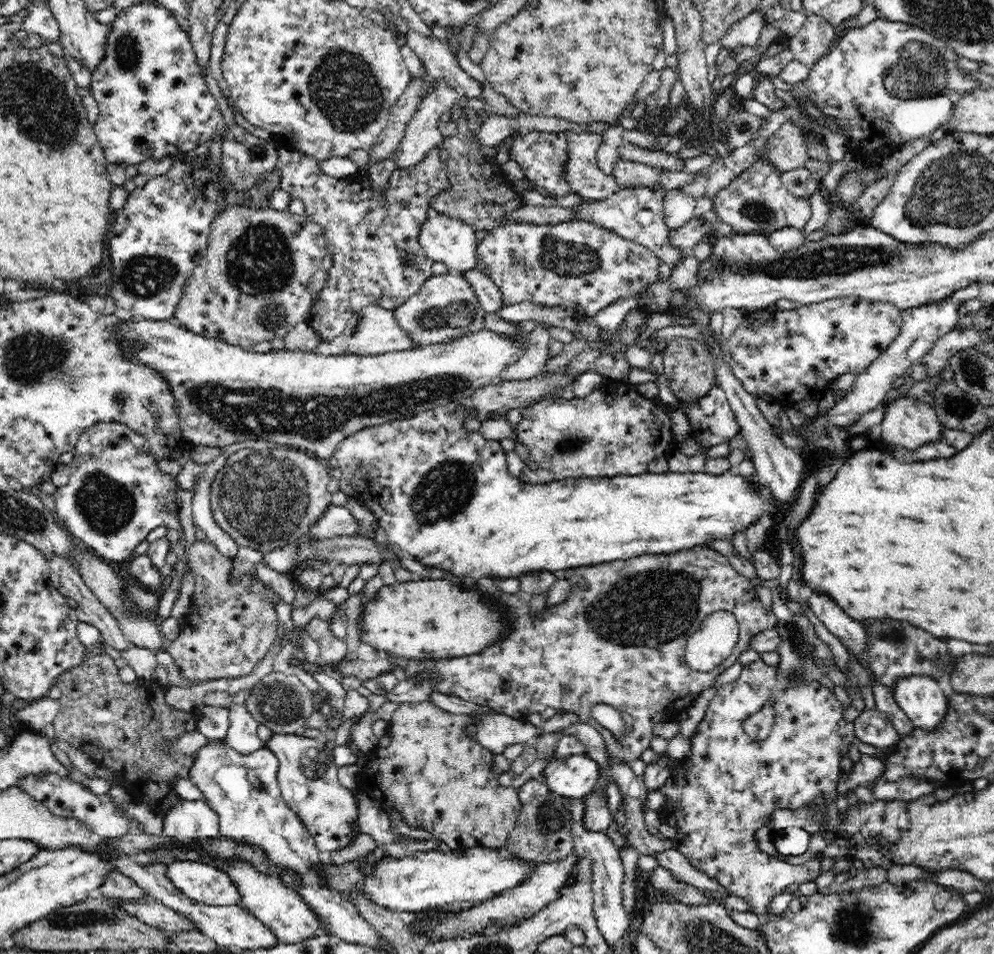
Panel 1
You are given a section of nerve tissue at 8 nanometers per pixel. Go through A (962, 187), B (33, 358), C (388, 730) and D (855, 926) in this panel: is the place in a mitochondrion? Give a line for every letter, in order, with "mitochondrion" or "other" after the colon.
A: mitochondrion
B: mitochondrion
C: other
D: mitochondrion

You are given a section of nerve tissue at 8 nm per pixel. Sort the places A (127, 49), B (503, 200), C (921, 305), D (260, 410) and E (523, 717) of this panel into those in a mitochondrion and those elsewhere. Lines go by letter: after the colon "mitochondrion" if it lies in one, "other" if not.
A: mitochondrion
B: other
C: other
D: mitochondrion
E: other

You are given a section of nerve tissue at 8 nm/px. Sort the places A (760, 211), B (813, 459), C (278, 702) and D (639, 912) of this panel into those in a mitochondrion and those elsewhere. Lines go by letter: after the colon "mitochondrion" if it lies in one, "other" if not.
A: mitochondrion
B: other
C: mitochondrion
D: other

